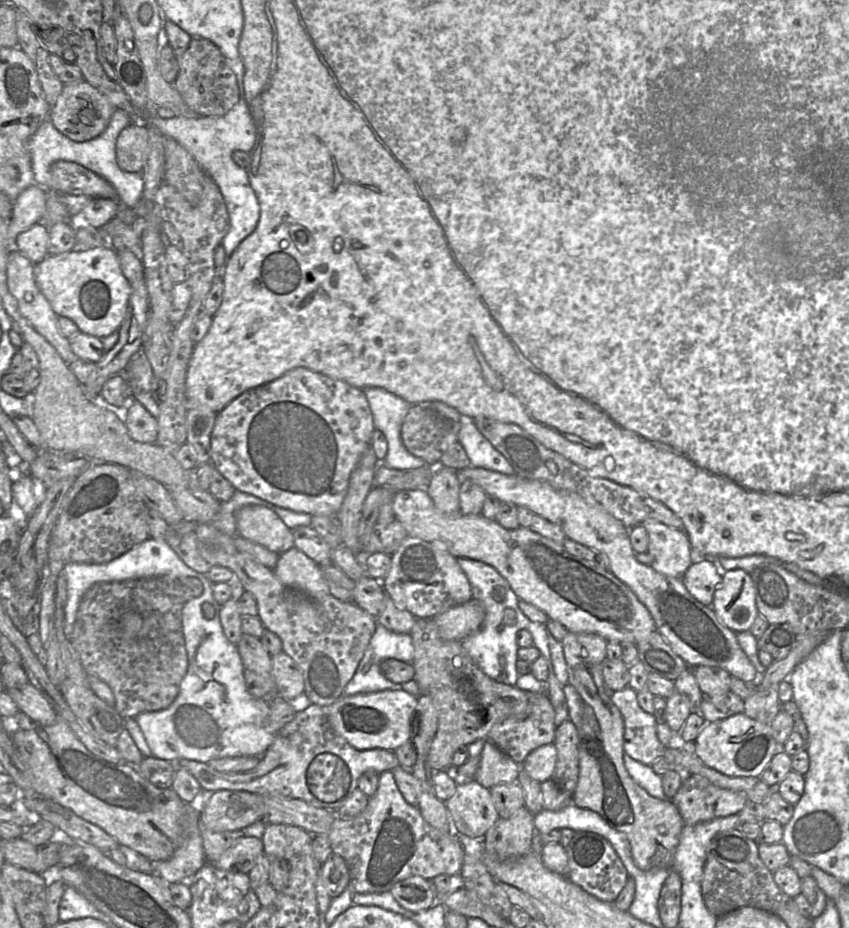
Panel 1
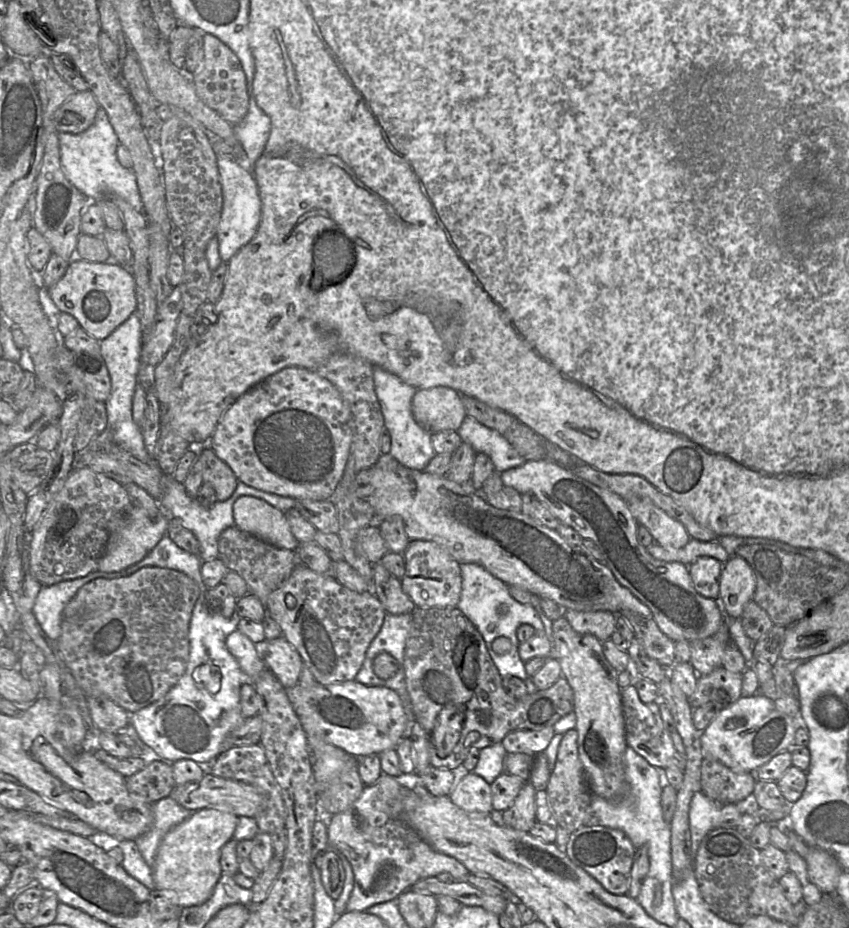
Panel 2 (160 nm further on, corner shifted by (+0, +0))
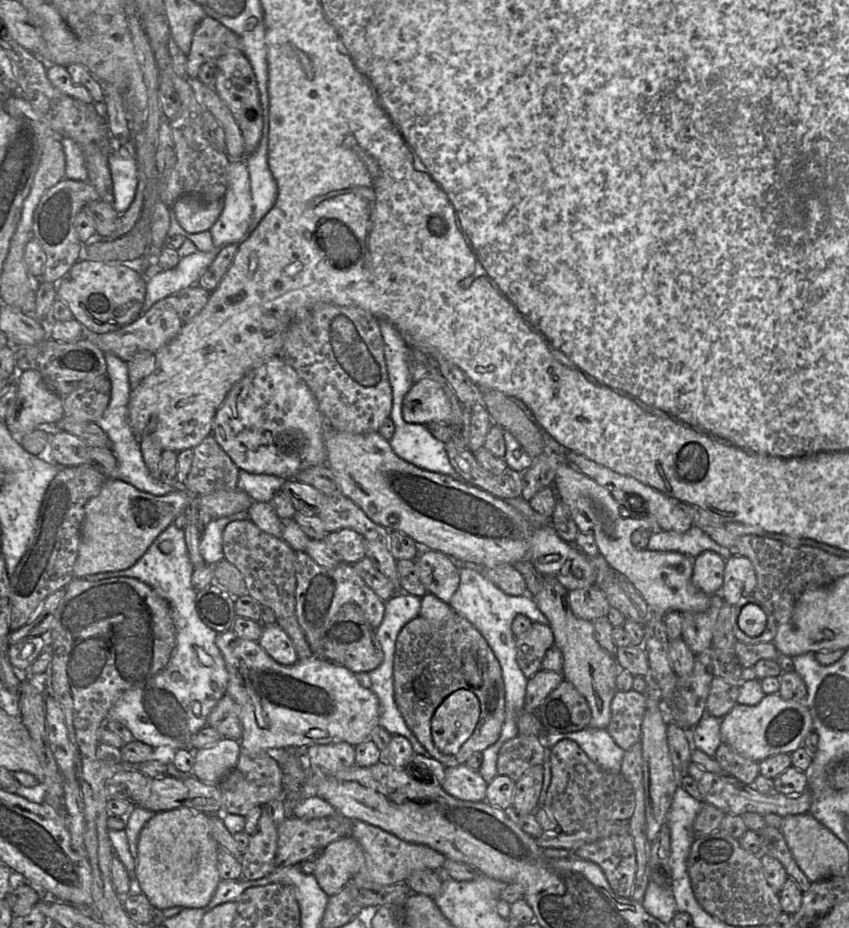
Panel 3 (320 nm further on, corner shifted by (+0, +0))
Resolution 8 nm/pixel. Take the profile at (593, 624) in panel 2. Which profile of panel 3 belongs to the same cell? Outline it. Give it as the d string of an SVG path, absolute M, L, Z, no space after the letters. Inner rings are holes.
M595 585L568 591L568 603L574 615L591 622L607 617L611 607L604 593Z

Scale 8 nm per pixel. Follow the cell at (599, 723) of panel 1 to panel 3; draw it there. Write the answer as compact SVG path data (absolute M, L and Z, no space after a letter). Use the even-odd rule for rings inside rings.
M545 576L544 587L533 596L547 617L554 634L554 644L563 654L563 678L571 682L586 699L590 710L590 728L607 729L611 720L611 702L616 694L619 666L613 655L605 651L595 638L593 622L574 615L568 603L568 590L554 577Z

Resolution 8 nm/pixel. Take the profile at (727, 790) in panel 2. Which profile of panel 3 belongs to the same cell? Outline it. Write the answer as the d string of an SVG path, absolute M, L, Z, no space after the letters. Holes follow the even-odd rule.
M723 742L717 748L714 759L725 774L736 778L745 785L753 786L754 780L760 774L759 762L741 756Z

